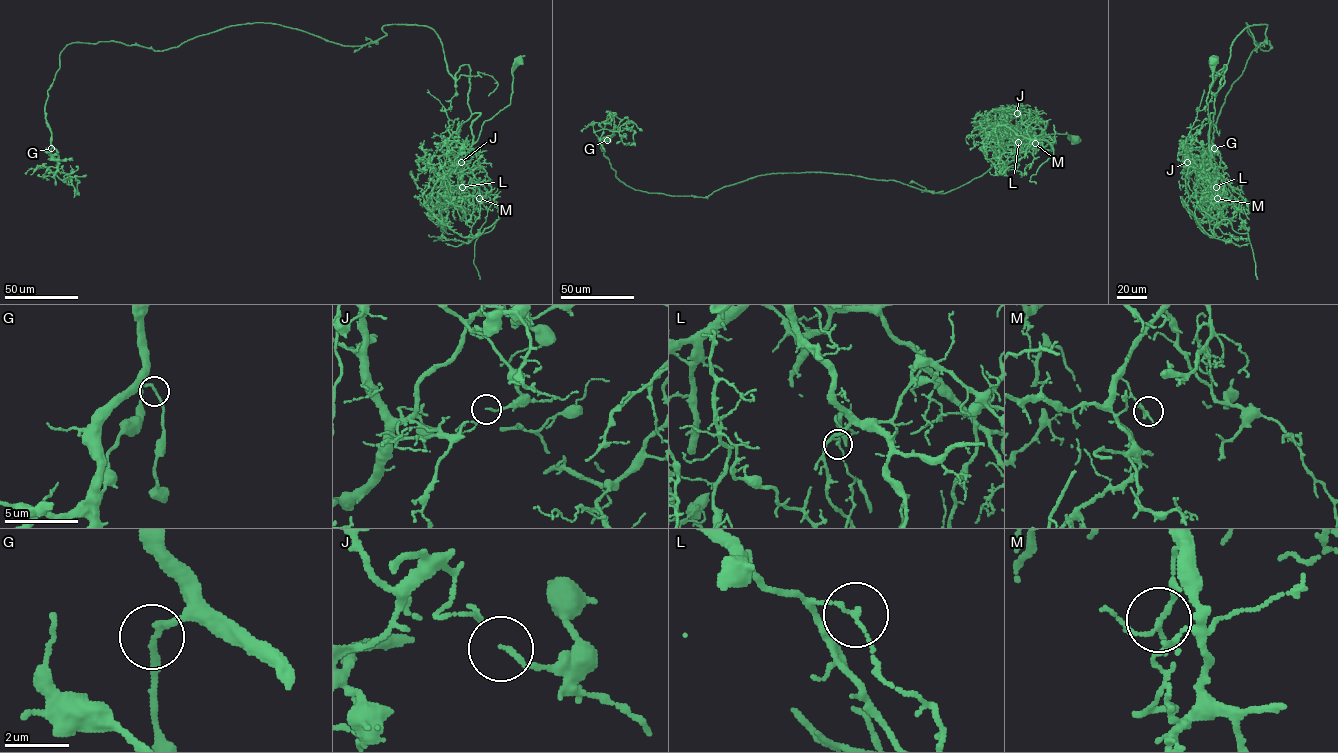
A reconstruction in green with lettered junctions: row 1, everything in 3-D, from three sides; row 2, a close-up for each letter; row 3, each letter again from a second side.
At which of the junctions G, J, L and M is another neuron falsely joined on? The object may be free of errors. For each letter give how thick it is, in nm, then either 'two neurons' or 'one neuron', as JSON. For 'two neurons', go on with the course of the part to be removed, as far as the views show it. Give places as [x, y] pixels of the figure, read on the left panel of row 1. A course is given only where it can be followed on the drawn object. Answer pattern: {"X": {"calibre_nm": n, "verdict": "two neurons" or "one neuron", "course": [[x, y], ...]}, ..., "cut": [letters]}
{"G": {"calibre_nm": 170, "verdict": "one neuron"}, "J": {"calibre_nm": 100, "verdict": "one neuron"}, "L": {"calibre_nm": 110, "verdict": "two neurons", "course": [[462, 187], [459, 200], [429, 210], [463, 237], [477, 236], [497, 219], [475, 242], [480, 279]]}, "M": {"calibre_nm": 140, "verdict": "one neuron"}, "cut": ["L"]}

